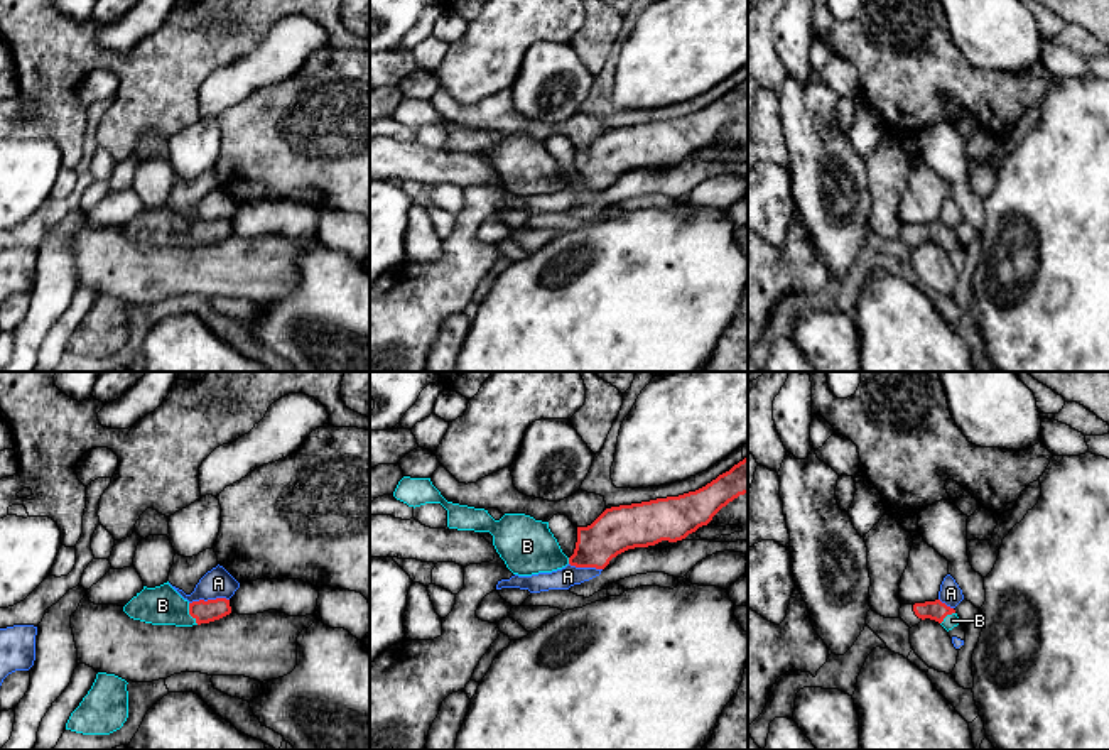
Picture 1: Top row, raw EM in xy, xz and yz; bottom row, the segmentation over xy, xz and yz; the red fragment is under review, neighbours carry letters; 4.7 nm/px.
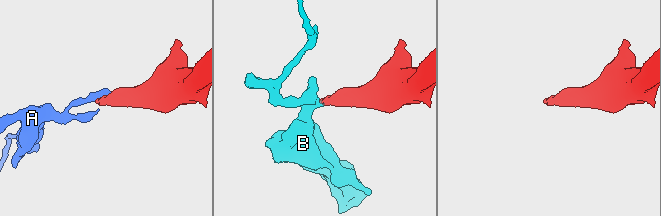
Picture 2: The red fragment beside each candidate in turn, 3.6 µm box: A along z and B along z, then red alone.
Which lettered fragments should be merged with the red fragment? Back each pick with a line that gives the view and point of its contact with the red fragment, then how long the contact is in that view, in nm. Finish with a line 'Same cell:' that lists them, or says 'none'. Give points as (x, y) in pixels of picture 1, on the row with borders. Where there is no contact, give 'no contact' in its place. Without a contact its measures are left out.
B: xy (189, 614) | 120 nm
Same cell: B

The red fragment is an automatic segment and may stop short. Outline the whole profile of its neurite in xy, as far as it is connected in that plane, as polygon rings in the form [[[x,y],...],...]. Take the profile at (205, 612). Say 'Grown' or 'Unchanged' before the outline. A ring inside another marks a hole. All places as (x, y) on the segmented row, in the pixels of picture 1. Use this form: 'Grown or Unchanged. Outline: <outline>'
Grown. Outline: [[[169,581],[137,593],[123,611],[133,618],[152,625],[192,627],[219,620],[231,613],[230,600],[199,600],[189,603]]]

